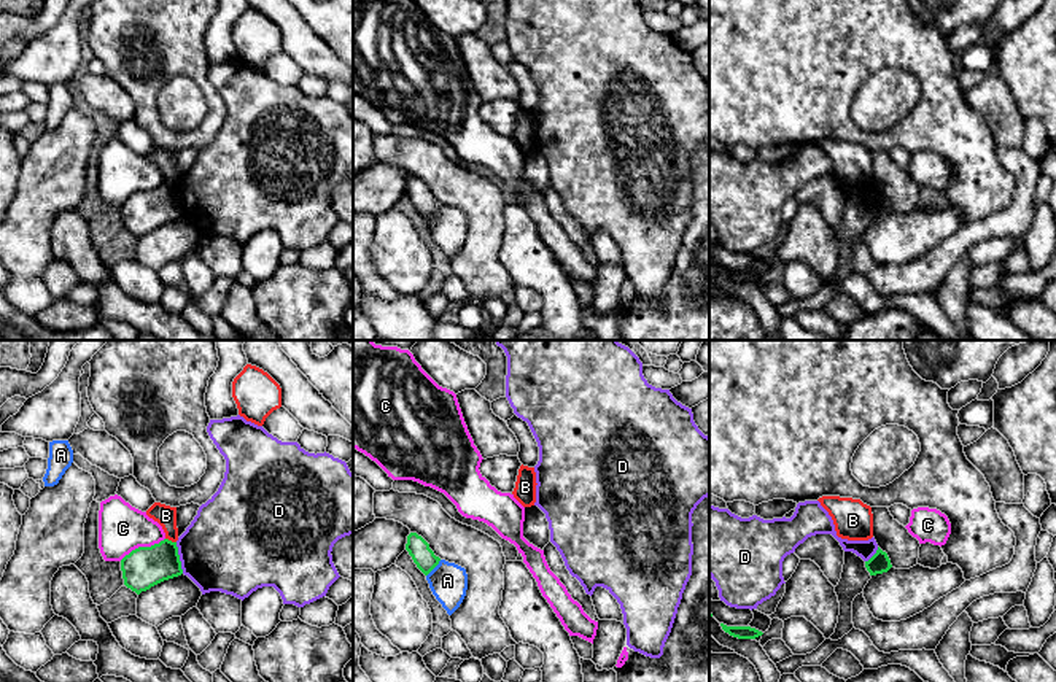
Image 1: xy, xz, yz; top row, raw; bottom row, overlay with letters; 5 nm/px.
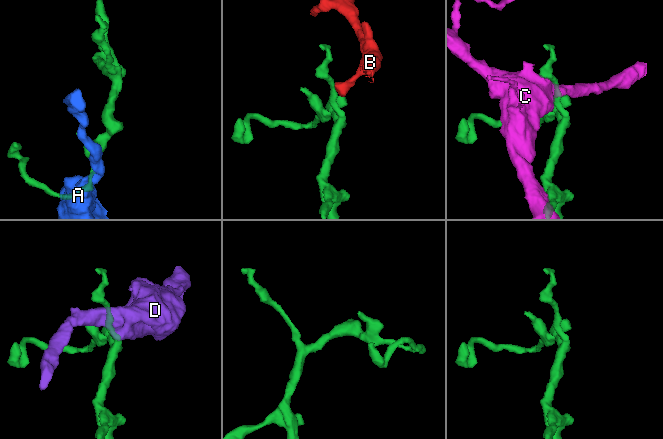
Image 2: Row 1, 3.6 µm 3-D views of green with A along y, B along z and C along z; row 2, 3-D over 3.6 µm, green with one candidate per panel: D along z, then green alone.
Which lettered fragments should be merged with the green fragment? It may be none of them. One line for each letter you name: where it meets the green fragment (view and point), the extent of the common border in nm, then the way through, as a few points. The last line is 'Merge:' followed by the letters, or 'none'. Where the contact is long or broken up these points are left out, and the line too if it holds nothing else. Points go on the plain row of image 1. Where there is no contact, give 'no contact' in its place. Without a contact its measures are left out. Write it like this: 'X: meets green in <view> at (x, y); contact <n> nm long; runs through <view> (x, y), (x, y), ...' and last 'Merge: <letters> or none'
Merge: none

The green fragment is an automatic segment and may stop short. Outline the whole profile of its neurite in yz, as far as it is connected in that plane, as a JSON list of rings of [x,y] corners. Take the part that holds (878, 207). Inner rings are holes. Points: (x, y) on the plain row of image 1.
[[[878,191],[876,197],[868,205],[865,205],[865,211],[870,216],[870,219],[876,219],[887,216],[892,211],[892,208],[887,197]]]

